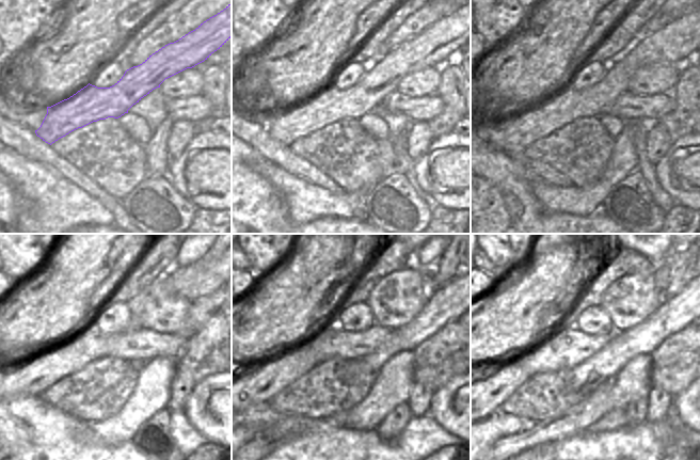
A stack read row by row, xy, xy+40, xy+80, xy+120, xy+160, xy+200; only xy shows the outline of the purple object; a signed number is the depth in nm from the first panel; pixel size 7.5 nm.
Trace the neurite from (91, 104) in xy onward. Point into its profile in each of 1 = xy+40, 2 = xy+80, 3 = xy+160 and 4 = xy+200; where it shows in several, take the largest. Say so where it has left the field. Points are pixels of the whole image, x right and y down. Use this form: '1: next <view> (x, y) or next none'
1: next xy+40 (438, 45)
2: next xy+80 (679, 41)
3: next xy+160 (258, 384)
4: next xy+200 (492, 389)

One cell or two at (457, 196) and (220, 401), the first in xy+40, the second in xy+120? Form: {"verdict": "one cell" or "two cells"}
{"verdict": "one cell"}

